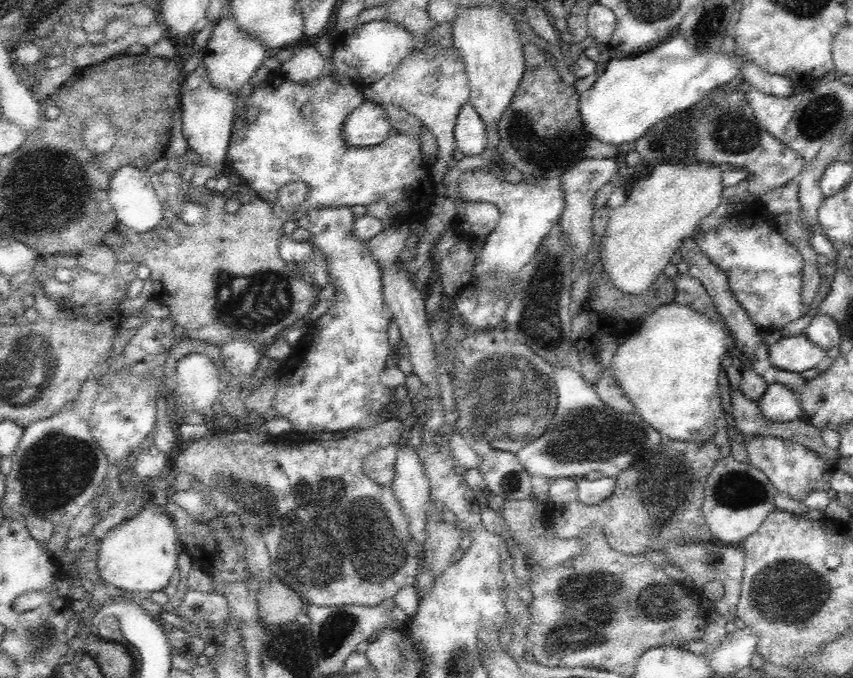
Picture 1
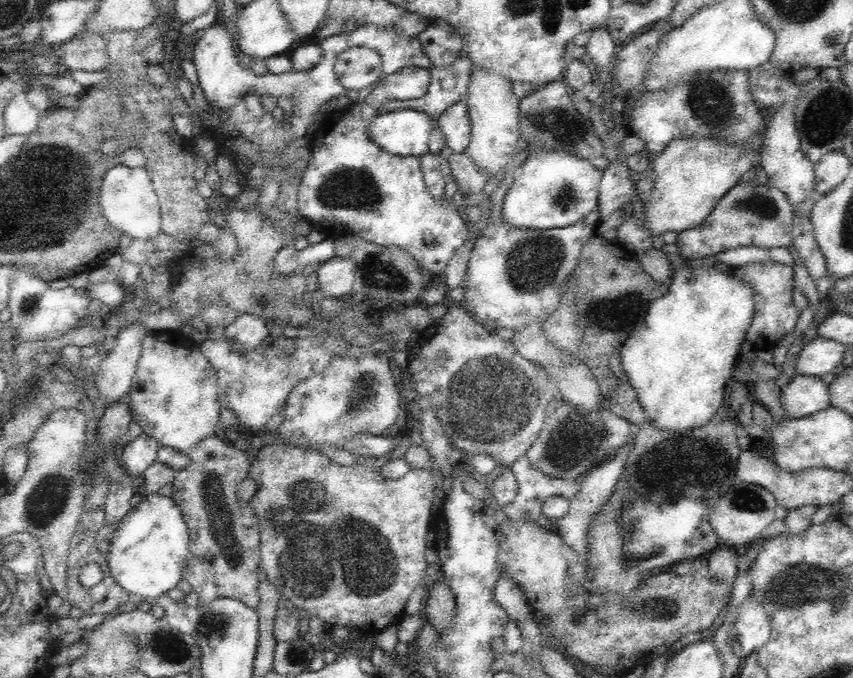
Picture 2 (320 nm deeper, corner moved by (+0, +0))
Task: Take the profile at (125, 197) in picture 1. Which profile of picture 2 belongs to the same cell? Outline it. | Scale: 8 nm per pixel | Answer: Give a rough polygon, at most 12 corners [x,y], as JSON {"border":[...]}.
{"border":[[116,165],[99,192],[107,222],[133,240],[162,231],[144,167]]}

